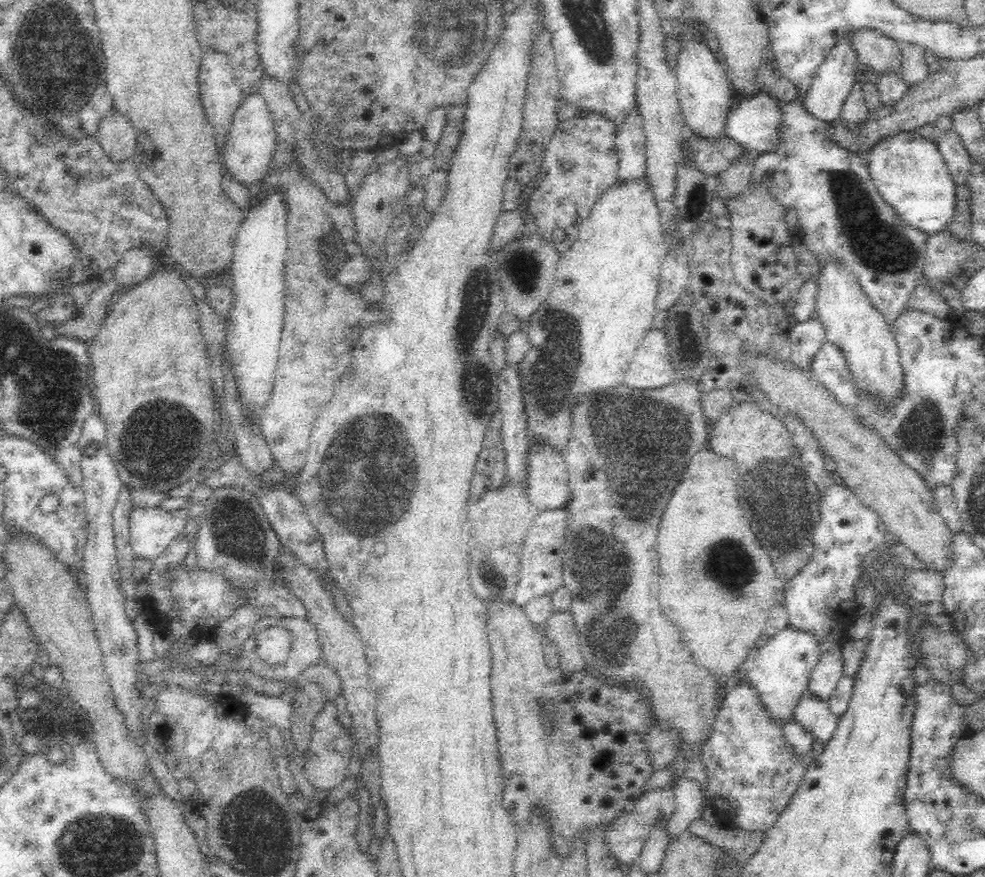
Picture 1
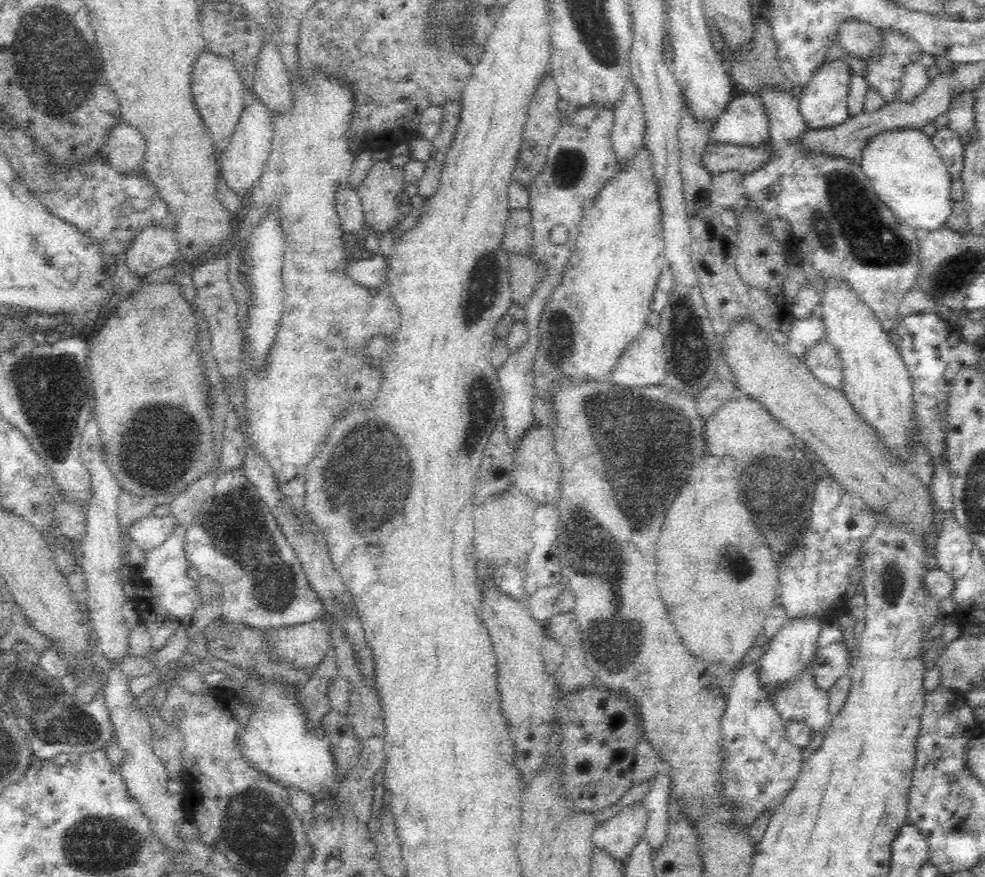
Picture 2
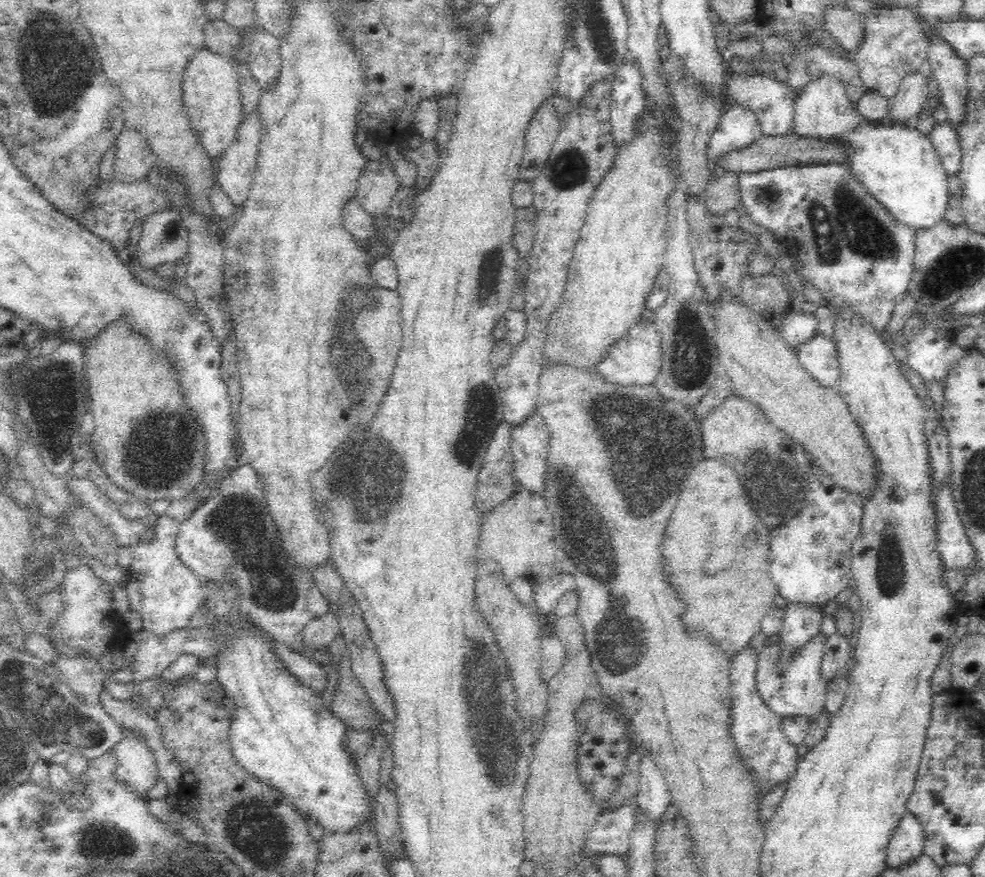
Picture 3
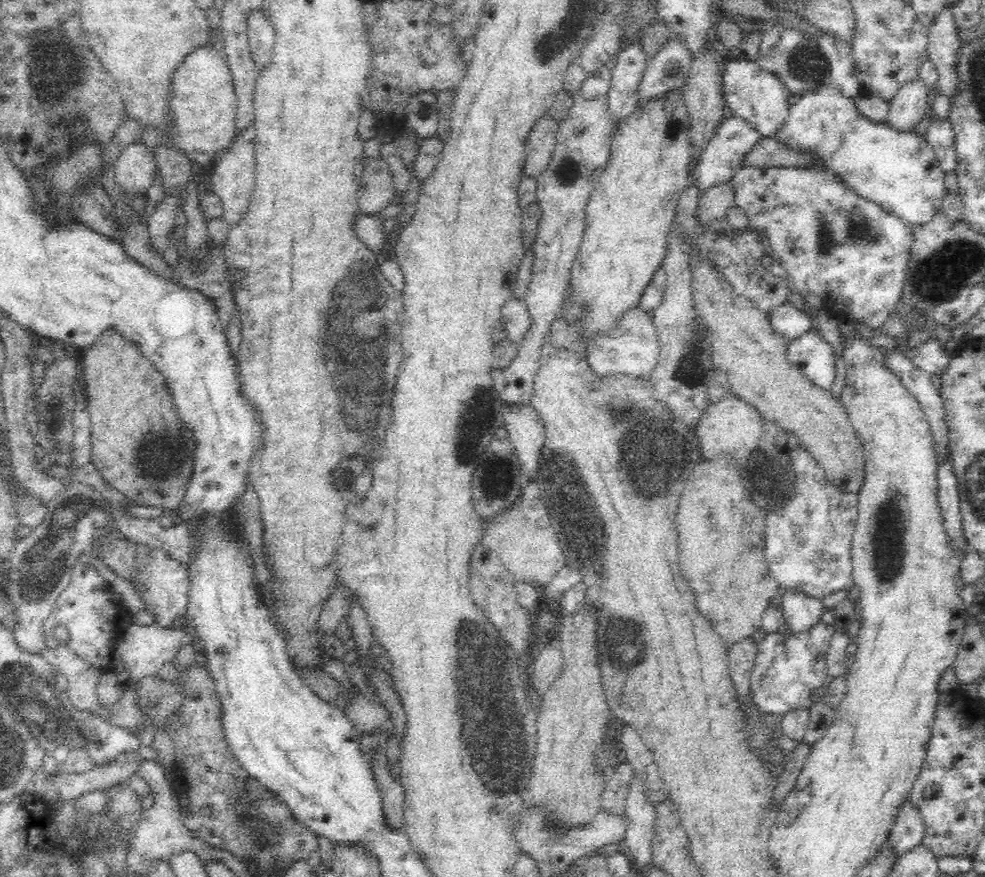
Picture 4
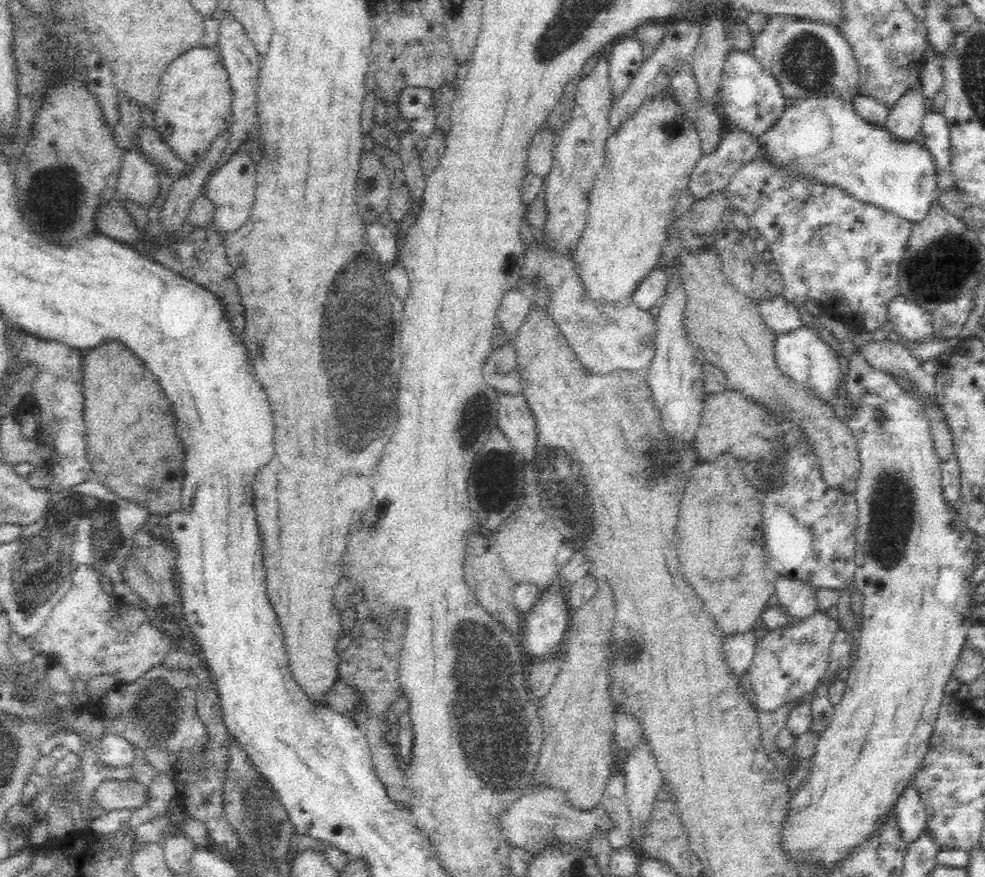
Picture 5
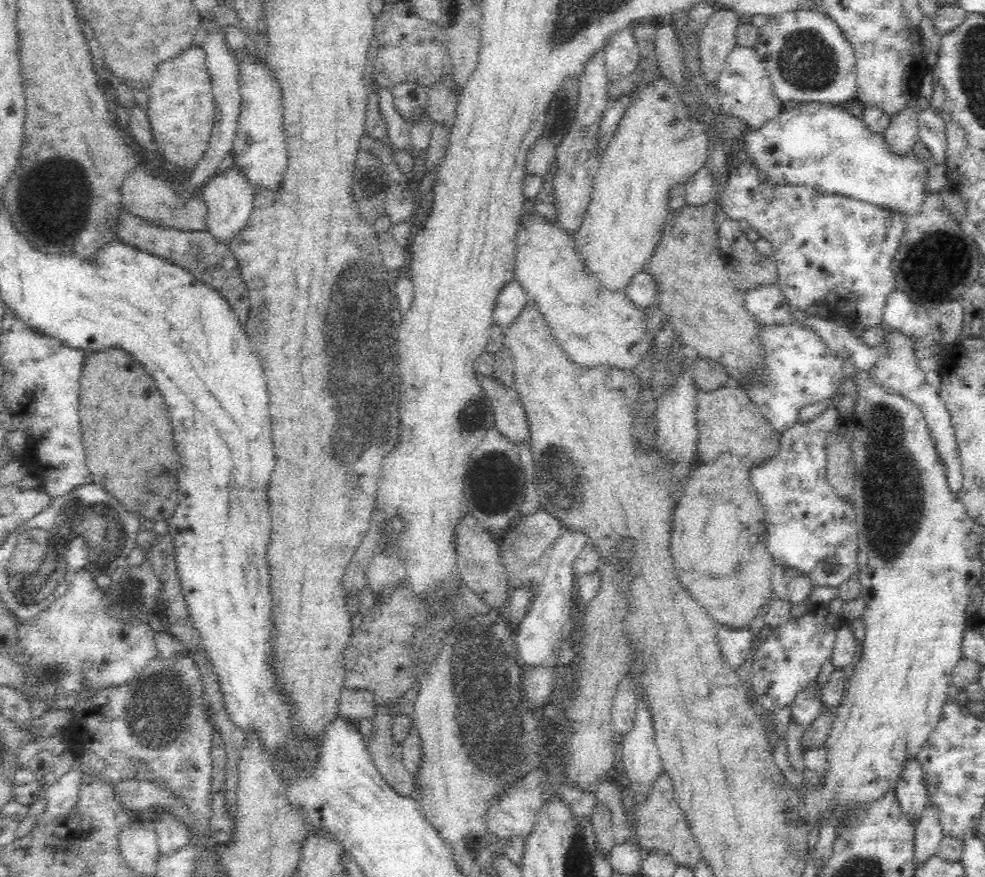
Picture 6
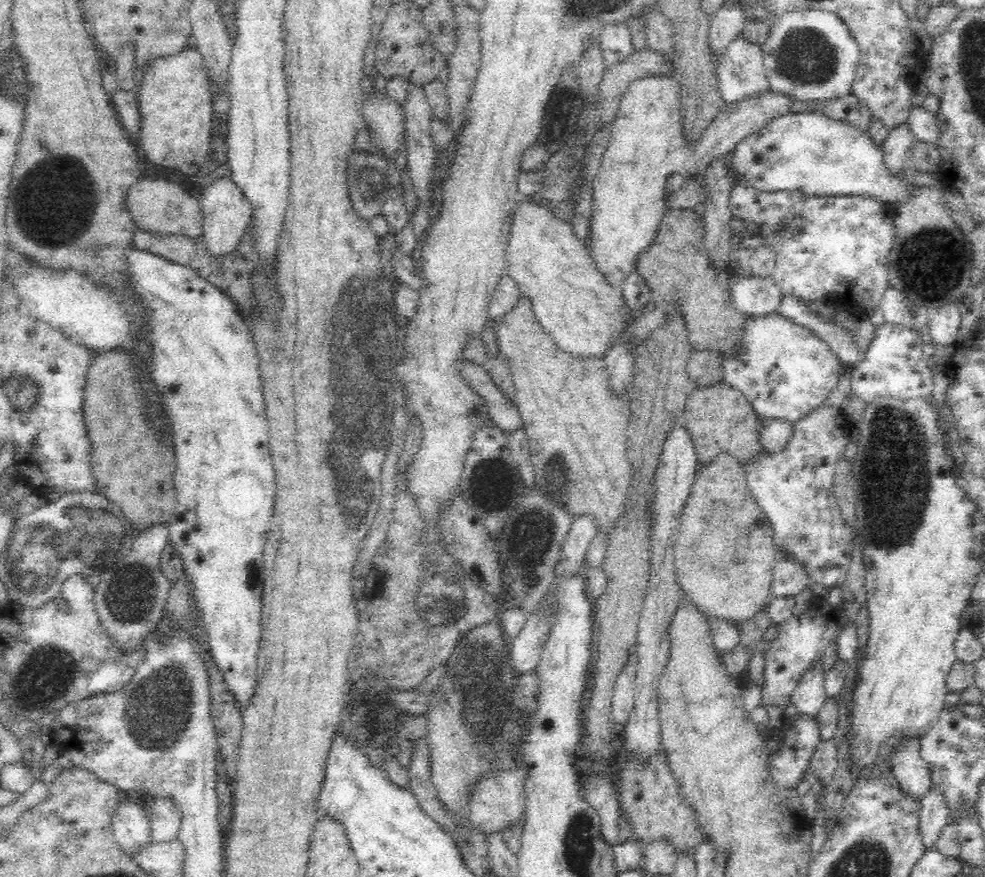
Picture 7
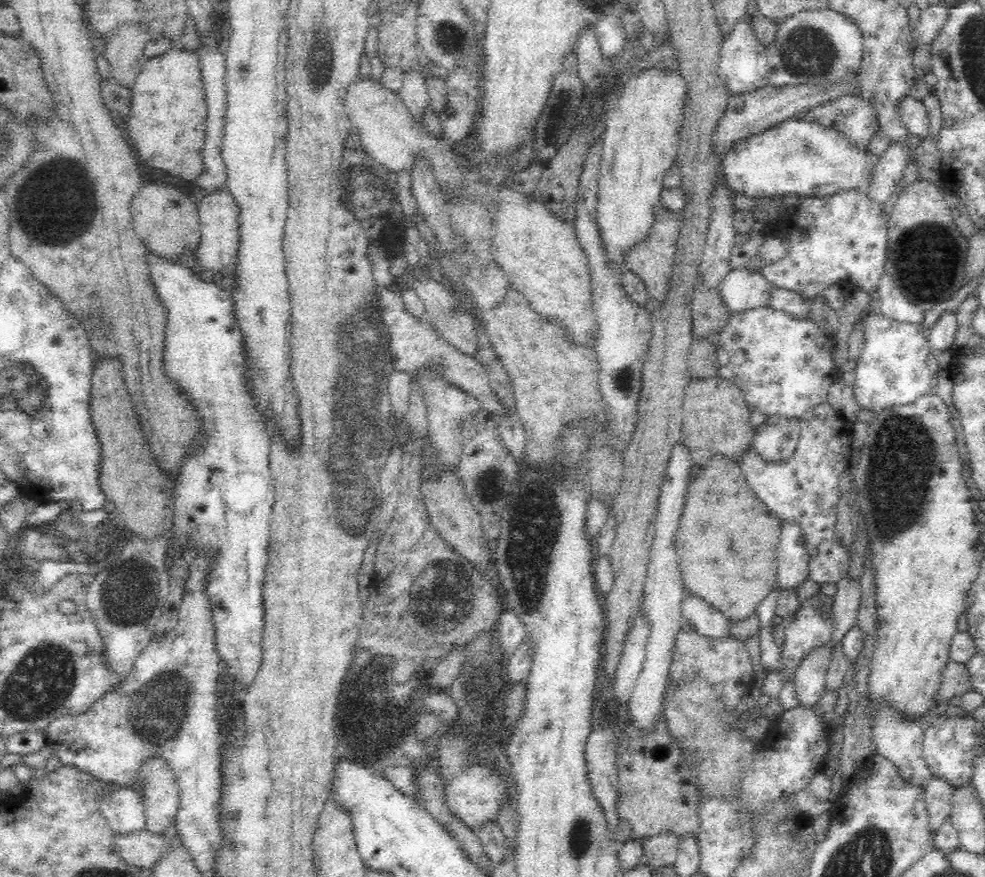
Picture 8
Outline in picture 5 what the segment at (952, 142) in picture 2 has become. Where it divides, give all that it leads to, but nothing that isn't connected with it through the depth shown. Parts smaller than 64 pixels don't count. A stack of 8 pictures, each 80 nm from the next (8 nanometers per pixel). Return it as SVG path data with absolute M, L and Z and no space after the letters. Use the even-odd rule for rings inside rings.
M938 110L925 114L921 130L925 135L925 146L934 155L939 169L950 170L953 161L952 137L947 118Z

